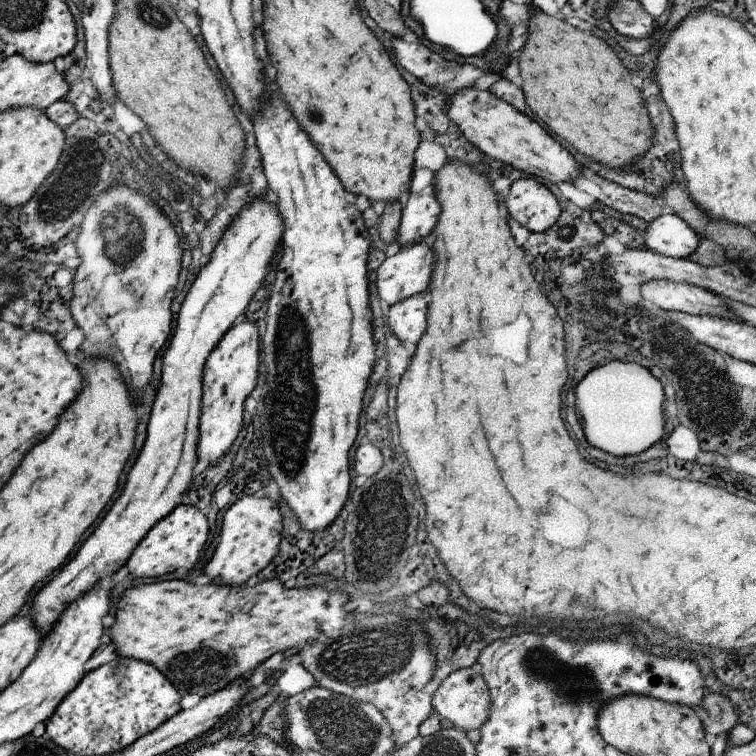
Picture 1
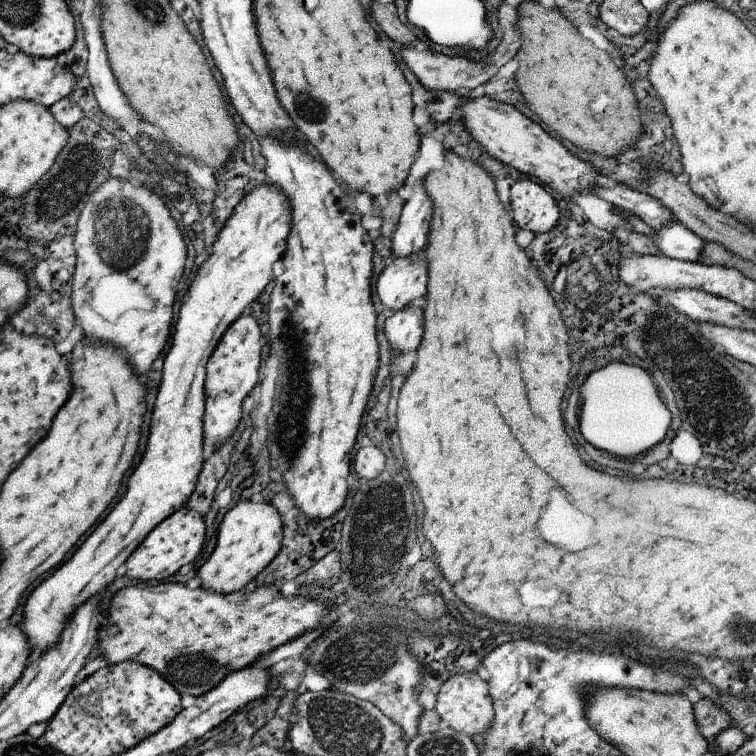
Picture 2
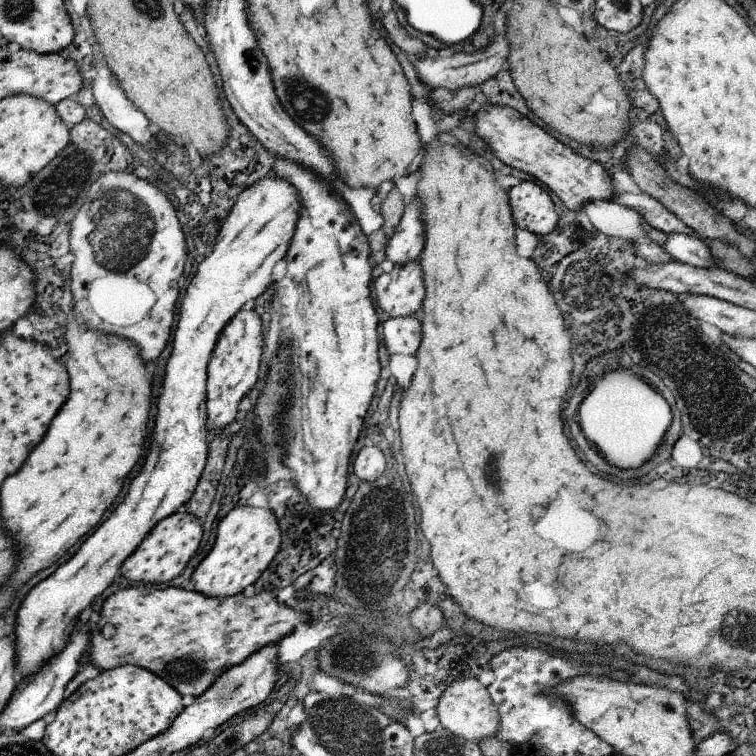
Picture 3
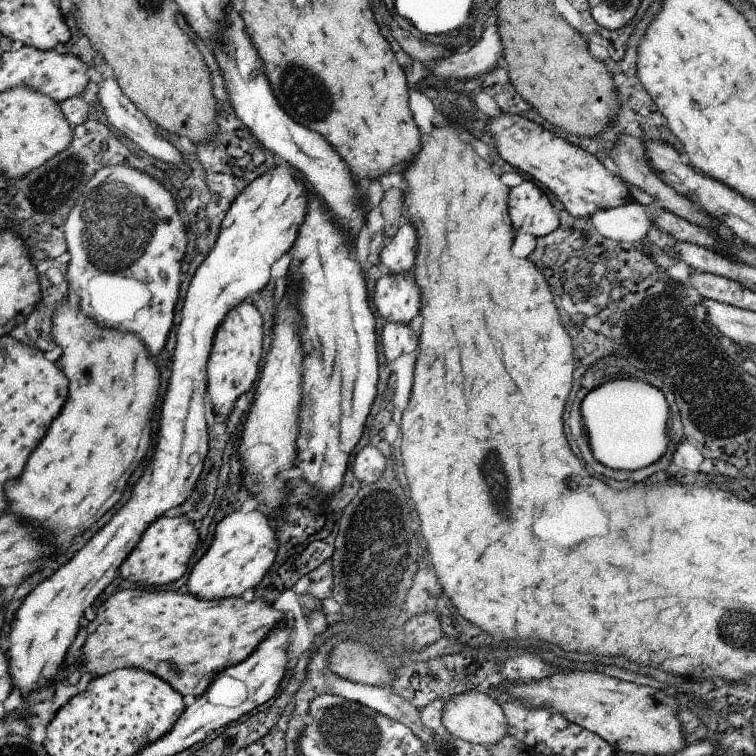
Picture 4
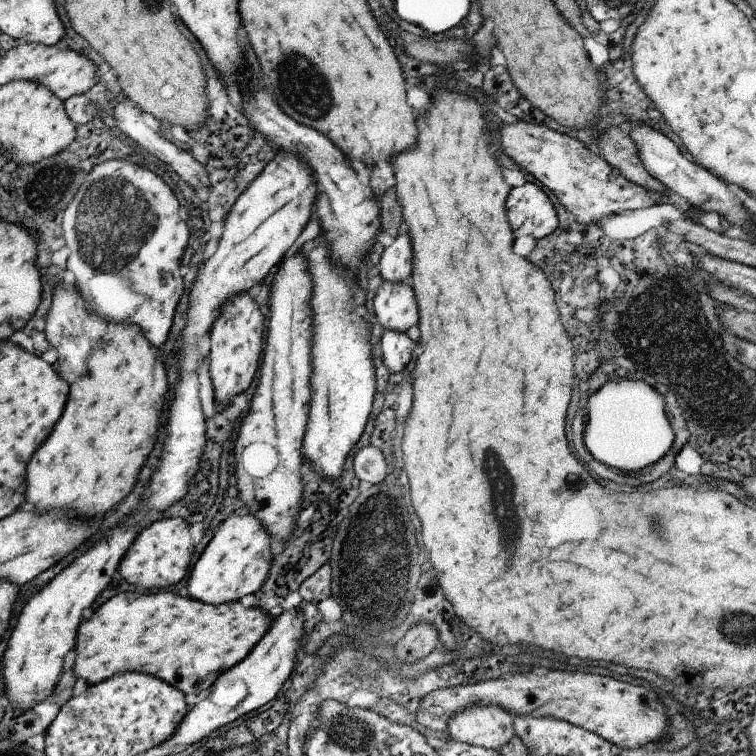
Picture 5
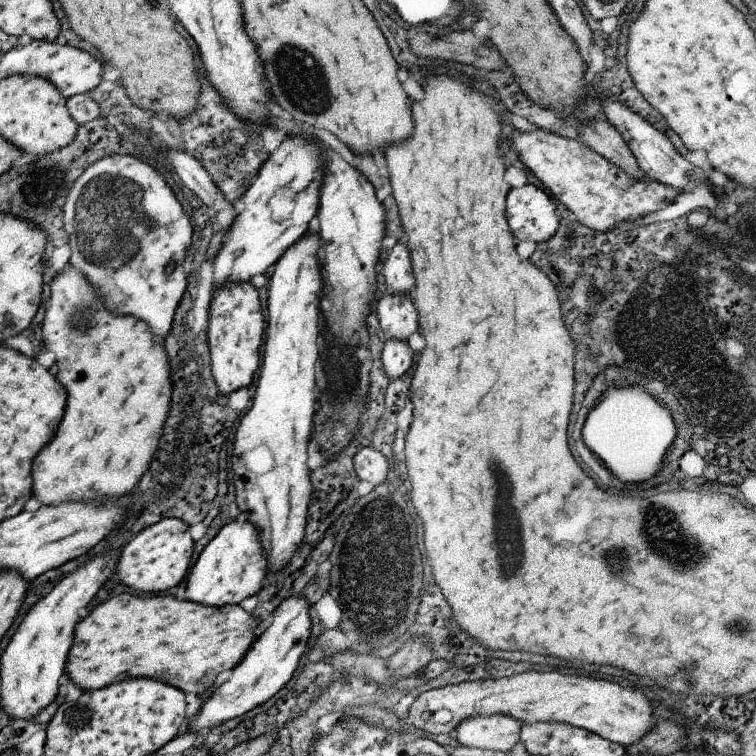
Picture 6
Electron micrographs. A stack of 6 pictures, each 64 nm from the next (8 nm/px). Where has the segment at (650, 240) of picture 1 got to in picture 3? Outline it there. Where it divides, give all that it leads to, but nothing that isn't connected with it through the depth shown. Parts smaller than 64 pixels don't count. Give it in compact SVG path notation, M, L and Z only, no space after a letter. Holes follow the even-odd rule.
M683 234L669 236L669 240L663 244L663 256L703 270L709 270L713 264L717 264L715 258L711 258L705 242L701 242L695 236L683 236Z

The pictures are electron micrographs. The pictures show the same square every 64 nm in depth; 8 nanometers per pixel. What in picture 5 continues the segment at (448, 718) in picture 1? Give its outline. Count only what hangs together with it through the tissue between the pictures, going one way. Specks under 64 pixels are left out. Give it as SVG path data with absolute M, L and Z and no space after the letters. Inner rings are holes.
M471 706L449 720L447 736L461 744L501 750L515 736L513 716L495 706Z

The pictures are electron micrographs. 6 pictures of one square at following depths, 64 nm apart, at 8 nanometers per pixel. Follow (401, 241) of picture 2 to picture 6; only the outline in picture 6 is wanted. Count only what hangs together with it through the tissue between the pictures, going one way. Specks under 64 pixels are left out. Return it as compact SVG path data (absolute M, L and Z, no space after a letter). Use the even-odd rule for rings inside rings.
M393 246L387 252L387 258L381 266L381 274L383 274L383 282L387 286L389 296L397 296L397 294L405 294L413 288L413 274L411 274L411 262L409 262L409 254L405 248L401 246Z

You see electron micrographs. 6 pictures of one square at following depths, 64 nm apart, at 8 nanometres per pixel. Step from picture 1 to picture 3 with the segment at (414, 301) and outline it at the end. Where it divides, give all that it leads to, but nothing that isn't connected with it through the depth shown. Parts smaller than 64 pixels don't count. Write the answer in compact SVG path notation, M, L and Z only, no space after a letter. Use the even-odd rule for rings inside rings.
M385 318L381 324L383 346L389 356L415 352L419 346L419 322L415 318Z

